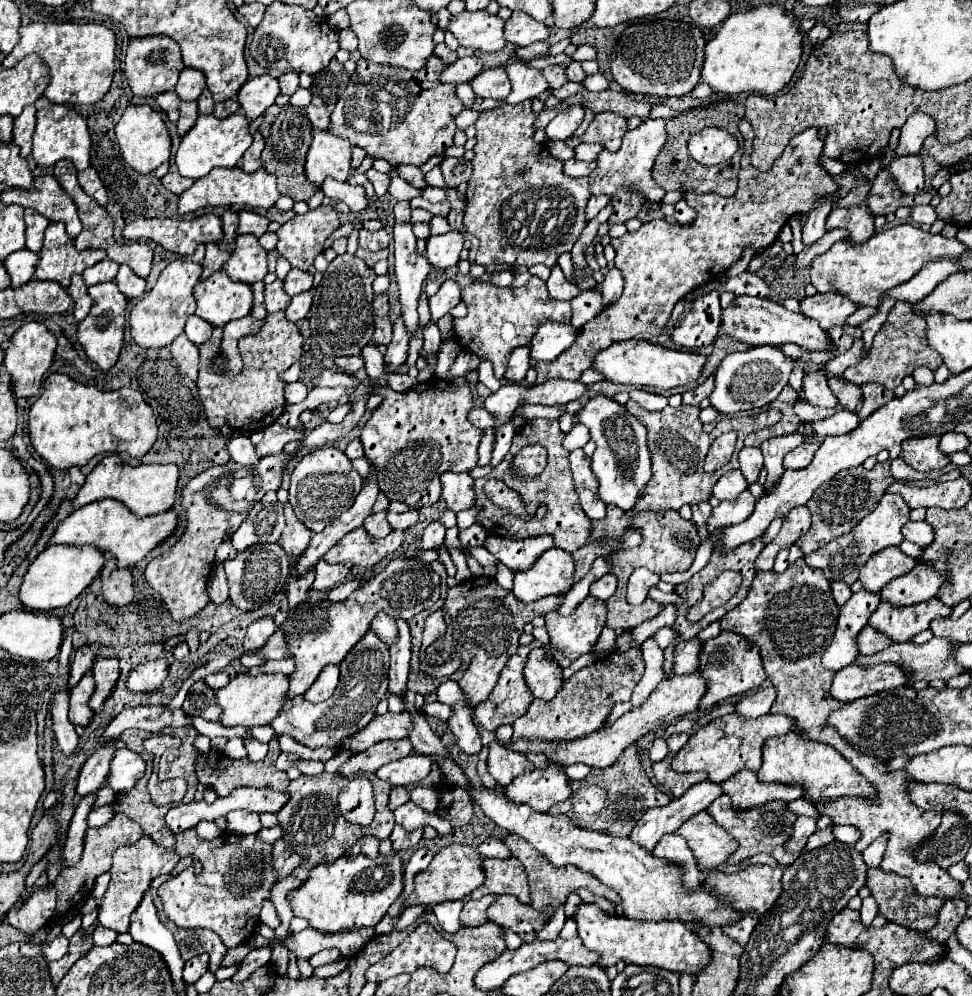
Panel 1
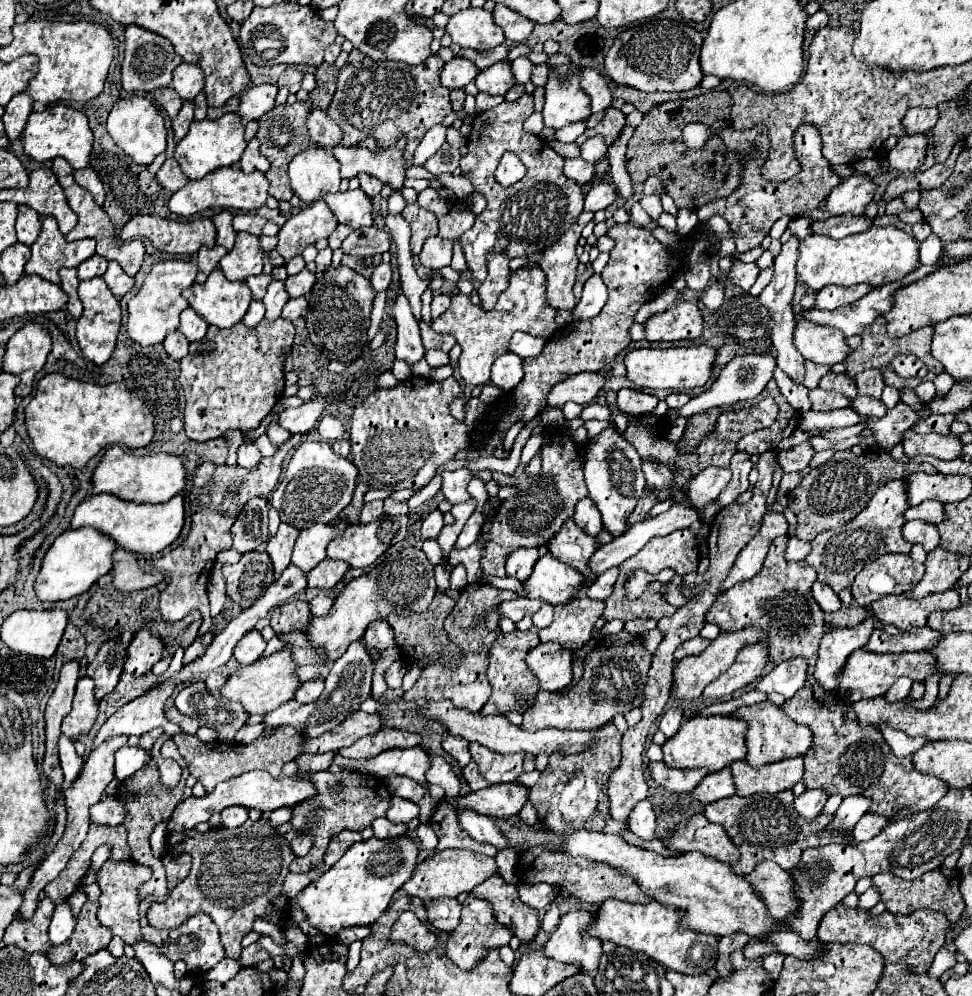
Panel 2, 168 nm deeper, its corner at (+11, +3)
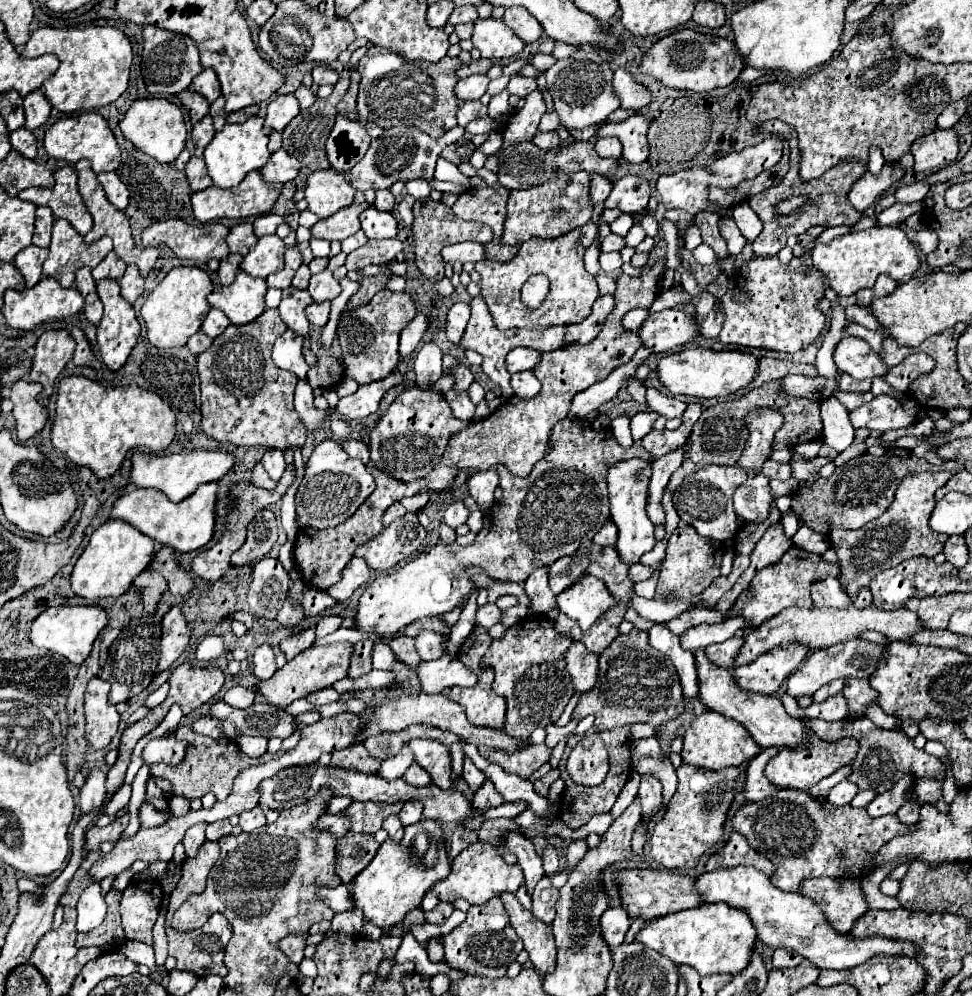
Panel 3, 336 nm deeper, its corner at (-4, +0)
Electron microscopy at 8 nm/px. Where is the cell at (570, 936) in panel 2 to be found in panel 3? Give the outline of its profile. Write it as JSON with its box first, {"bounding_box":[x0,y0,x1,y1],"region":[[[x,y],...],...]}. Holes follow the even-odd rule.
{"bounding_box":[599,908,629,950],"region":[[[609,908],[599,918],[599,928],[603,934],[603,940],[607,940],[607,946],[613,950],[623,942],[625,932],[629,930],[629,916],[623,908]]]}

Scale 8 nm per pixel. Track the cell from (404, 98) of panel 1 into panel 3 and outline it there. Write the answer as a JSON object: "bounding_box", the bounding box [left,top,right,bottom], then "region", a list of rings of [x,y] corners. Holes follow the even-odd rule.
{"bounding_box":[357,46,463,136],"region":[[[371,46],[357,66],[361,74],[357,118],[365,124],[375,124],[381,128],[413,126],[429,136],[443,136],[457,124],[455,114],[459,110],[459,98],[455,96],[453,88],[459,82],[459,66],[463,66],[463,62],[451,56],[445,56],[437,64],[419,60],[411,62],[385,48]]]}

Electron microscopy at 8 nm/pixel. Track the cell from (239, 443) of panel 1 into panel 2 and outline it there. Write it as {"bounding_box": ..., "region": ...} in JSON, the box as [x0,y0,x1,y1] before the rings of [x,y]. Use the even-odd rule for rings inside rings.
{"bounding_box":[238,443,262,469],"region":[[[242,443],[238,449],[238,465],[246,469],[254,469],[262,461],[262,453],[254,443]]]}

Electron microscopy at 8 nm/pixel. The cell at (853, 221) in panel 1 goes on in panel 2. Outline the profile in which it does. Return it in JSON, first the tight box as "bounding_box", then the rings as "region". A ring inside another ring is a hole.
{"bounding_box":[826,173,876,215],"region":[[[854,173],[852,177],[844,179],[838,187],[832,189],[832,193],[826,199],[826,211],[832,215],[862,215],[866,205],[872,201],[876,193],[876,185],[868,175]]]}

